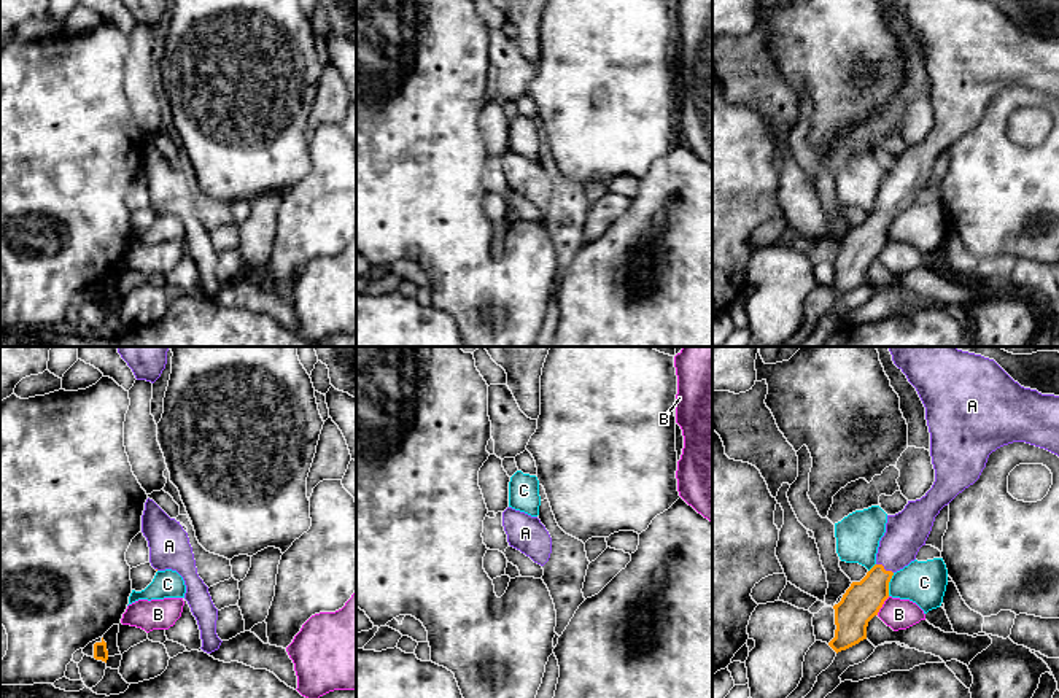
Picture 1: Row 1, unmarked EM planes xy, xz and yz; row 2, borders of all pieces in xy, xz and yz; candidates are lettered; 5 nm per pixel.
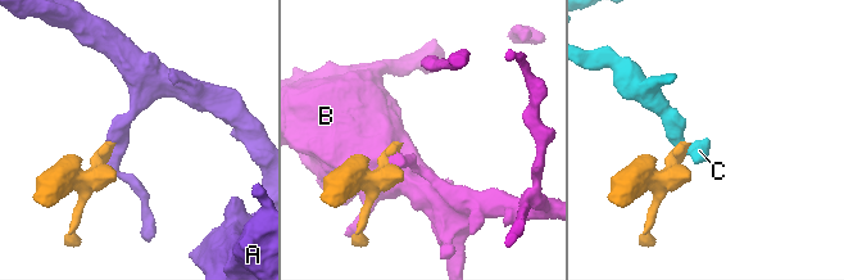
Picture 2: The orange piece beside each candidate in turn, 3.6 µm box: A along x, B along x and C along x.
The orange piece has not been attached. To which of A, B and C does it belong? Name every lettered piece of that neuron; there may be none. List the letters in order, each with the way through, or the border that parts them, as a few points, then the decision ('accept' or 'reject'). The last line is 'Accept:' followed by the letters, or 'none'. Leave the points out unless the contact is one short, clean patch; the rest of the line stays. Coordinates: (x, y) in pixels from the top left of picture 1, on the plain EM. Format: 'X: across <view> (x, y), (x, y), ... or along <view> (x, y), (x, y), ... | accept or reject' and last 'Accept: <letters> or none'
A: across yz (862, 244), (873, 232), (883, 212), (907, 175) | accept
B: along yz (889, 240), (876, 258) | reject
C: along yz (894, 217), (888, 239) | reject
Accept: A

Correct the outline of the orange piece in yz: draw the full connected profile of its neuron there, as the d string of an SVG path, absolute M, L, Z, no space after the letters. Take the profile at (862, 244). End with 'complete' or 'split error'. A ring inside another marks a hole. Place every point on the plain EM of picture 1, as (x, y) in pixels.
M892 0L892 5L925 51L935 126L921 143L908 145L902 156L887 159L876 208L860 226L852 226L833 250L836 273L828 289L836 297L867 283L868 266L889 242L892 219L916 204L935 161L979 122L992 95L1013 86L1026 86L1059 100L1059 40L1021 30L994 3L984 0Z; split error

